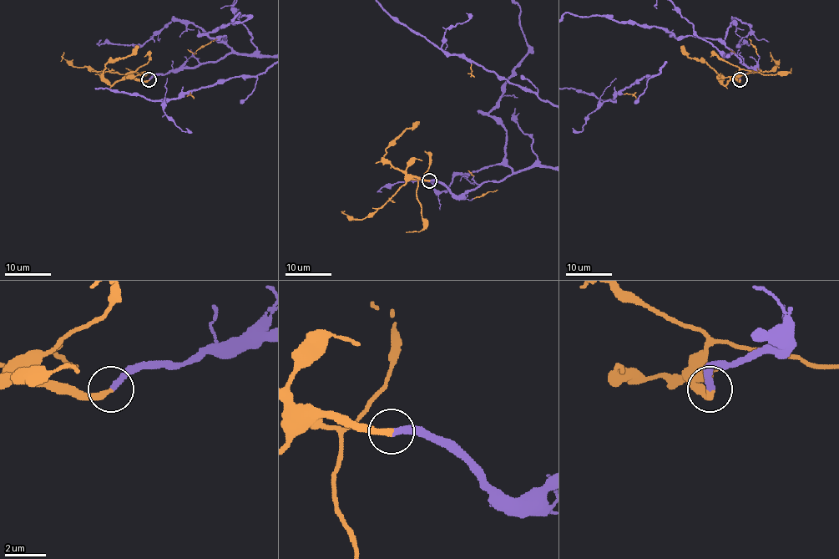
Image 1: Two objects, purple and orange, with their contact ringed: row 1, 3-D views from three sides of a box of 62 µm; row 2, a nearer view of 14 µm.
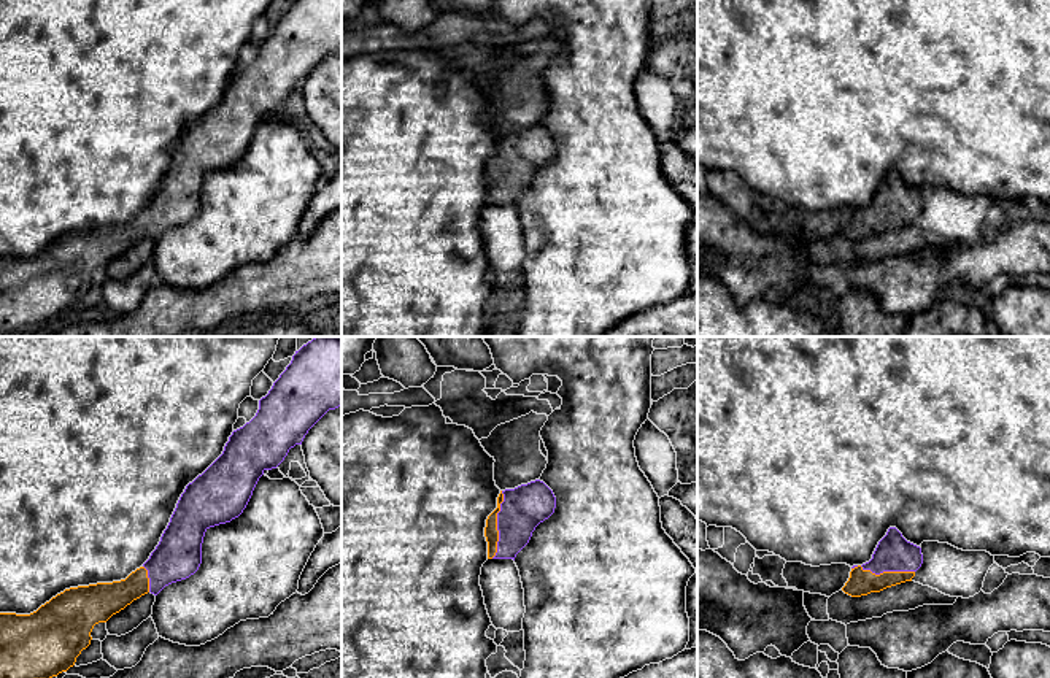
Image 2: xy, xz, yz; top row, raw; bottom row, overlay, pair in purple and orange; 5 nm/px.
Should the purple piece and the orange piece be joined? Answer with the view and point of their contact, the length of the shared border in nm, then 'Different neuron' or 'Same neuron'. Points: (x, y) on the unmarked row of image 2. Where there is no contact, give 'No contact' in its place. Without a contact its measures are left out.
Touches purple at xz (497, 169). Shared border 340 nm. Different neuron

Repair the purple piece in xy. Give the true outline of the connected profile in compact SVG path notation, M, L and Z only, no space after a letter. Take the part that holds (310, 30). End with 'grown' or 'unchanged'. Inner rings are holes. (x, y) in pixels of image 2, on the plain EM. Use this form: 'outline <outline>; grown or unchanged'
outline M292 0L291 8L259 44L256 60L232 76L222 98L181 138L159 189L143 208L149 237L194 219L202 208L202 187L210 171L230 167L246 152L265 114L276 113L289 94L302 89L308 75L329 56L342 51L342 0Z; unchanged

